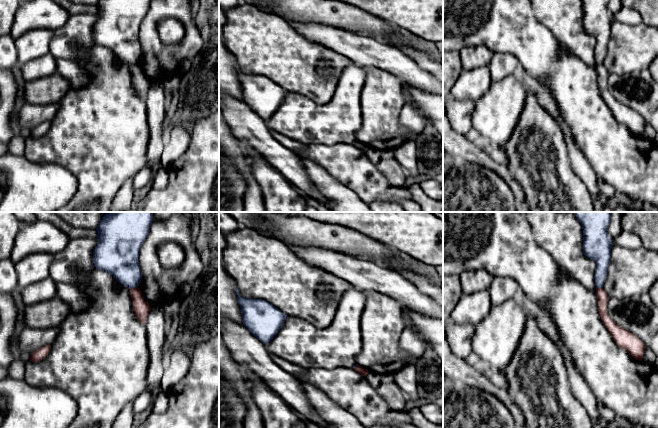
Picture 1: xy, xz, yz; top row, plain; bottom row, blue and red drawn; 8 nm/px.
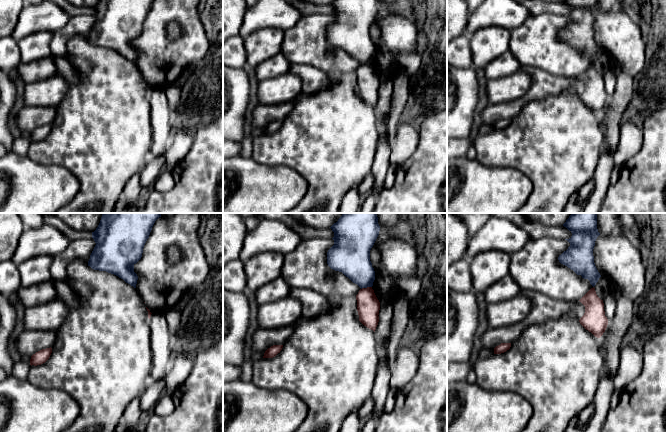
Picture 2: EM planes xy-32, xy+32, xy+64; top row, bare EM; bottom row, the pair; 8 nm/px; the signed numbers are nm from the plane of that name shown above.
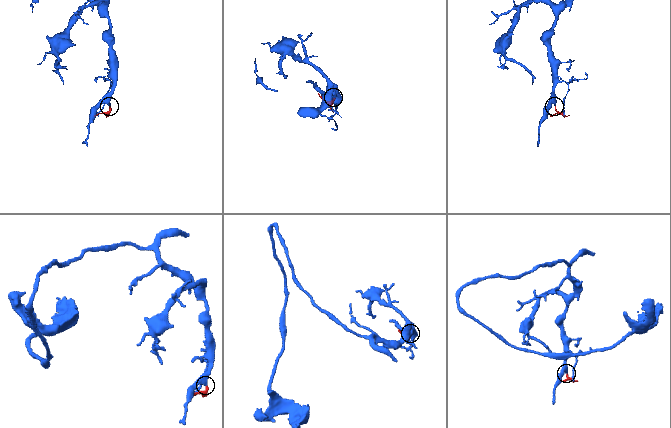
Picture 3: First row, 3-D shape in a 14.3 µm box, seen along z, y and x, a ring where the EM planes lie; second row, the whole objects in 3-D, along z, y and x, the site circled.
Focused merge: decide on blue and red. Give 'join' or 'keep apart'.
keep apart

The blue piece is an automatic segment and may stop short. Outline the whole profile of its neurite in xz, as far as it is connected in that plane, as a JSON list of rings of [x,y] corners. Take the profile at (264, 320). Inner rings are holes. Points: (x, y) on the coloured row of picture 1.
[[[236,288],[243,325],[267,345],[282,328],[287,315],[262,299],[248,299]]]

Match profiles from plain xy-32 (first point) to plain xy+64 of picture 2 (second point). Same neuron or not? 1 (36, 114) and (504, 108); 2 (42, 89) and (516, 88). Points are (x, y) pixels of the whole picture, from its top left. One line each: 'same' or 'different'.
1: same
2: same

